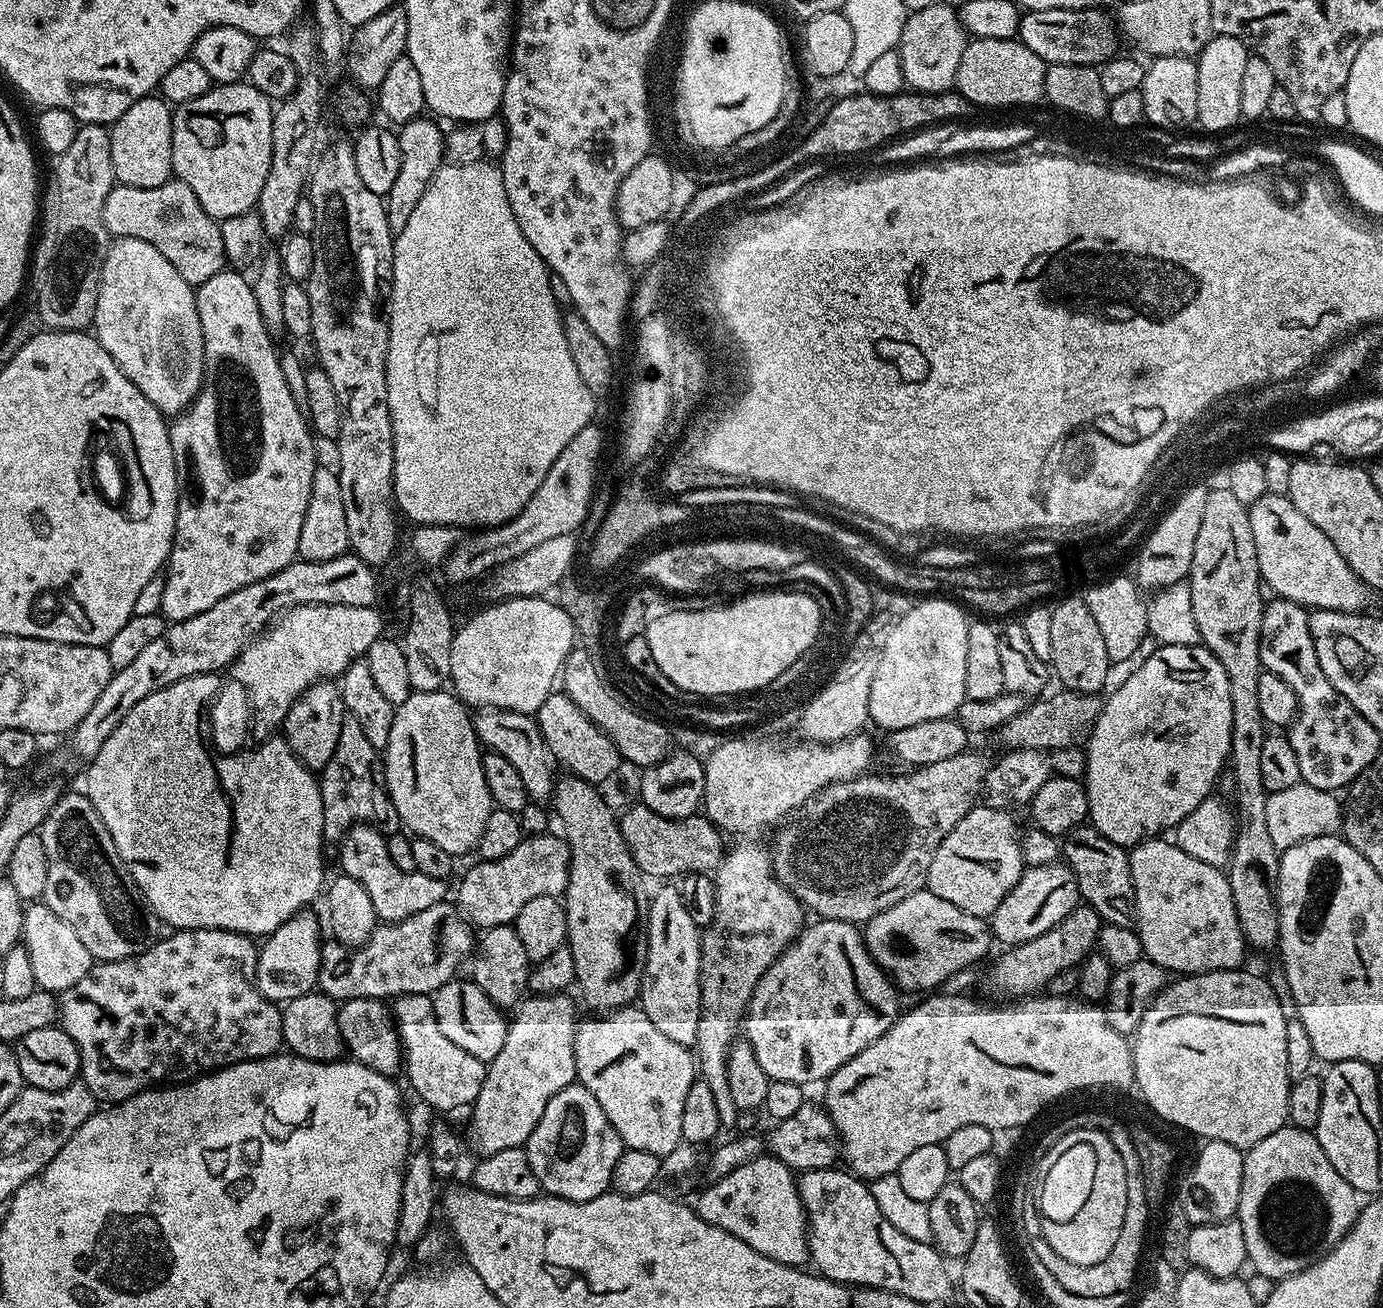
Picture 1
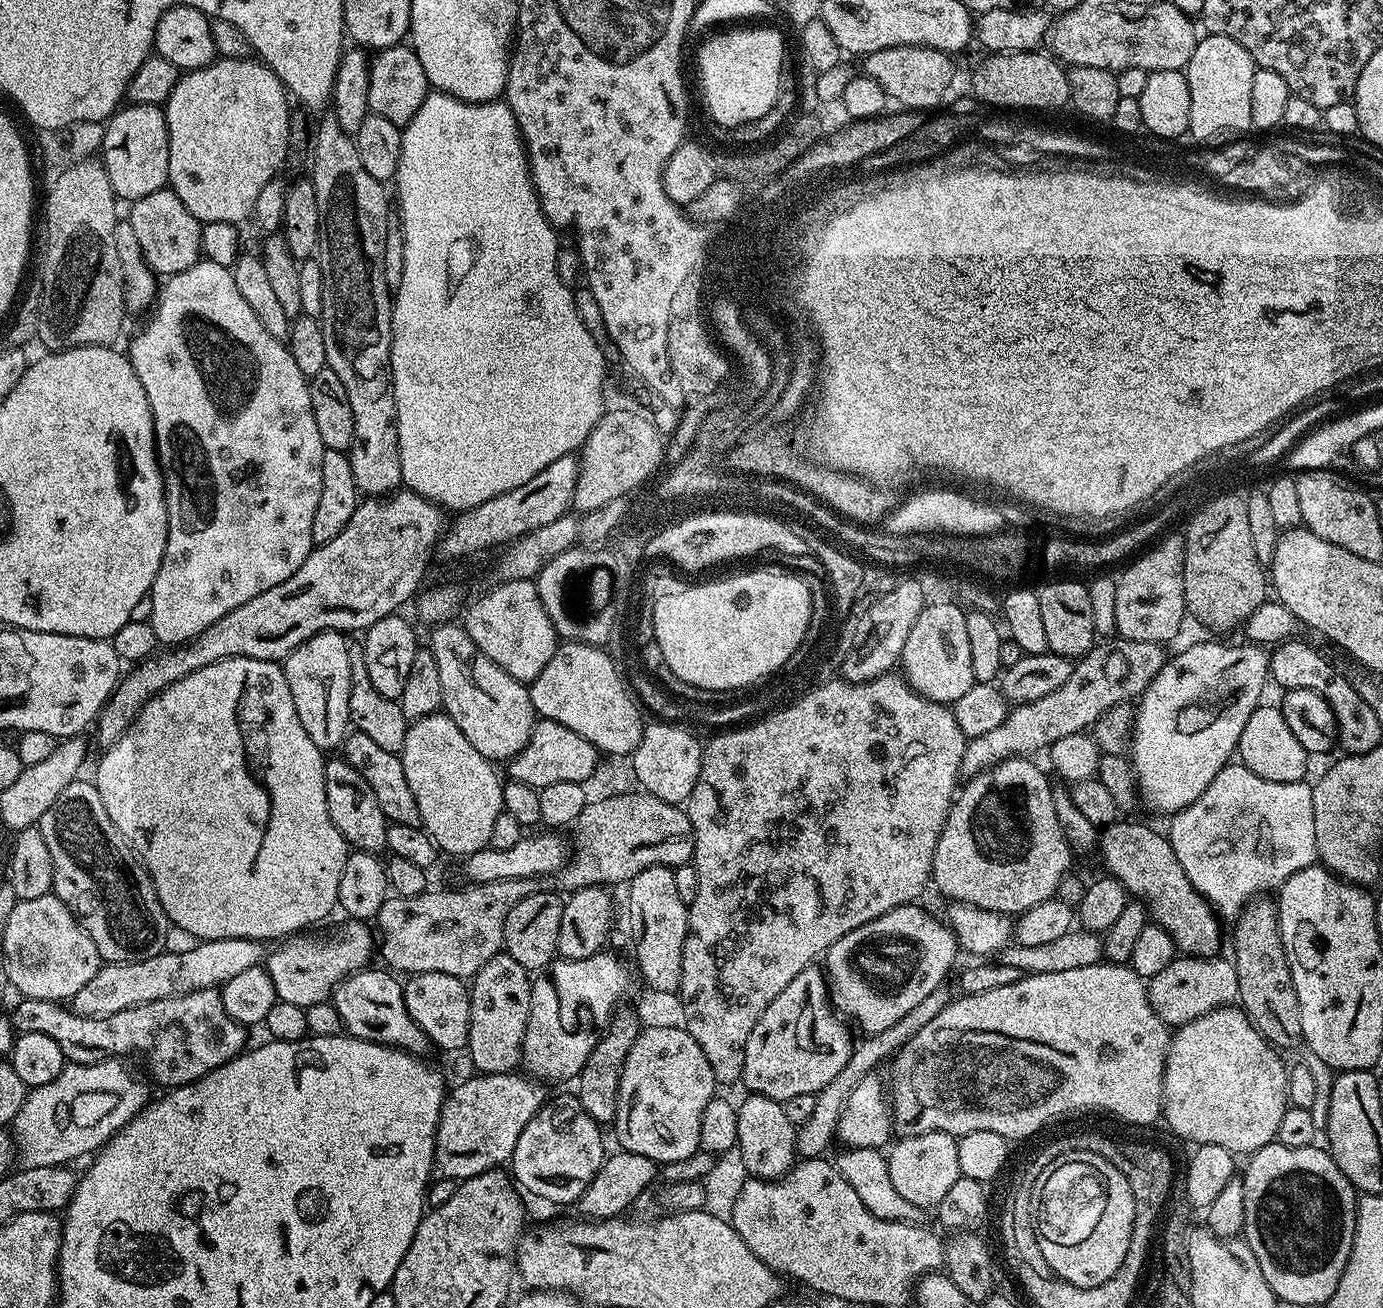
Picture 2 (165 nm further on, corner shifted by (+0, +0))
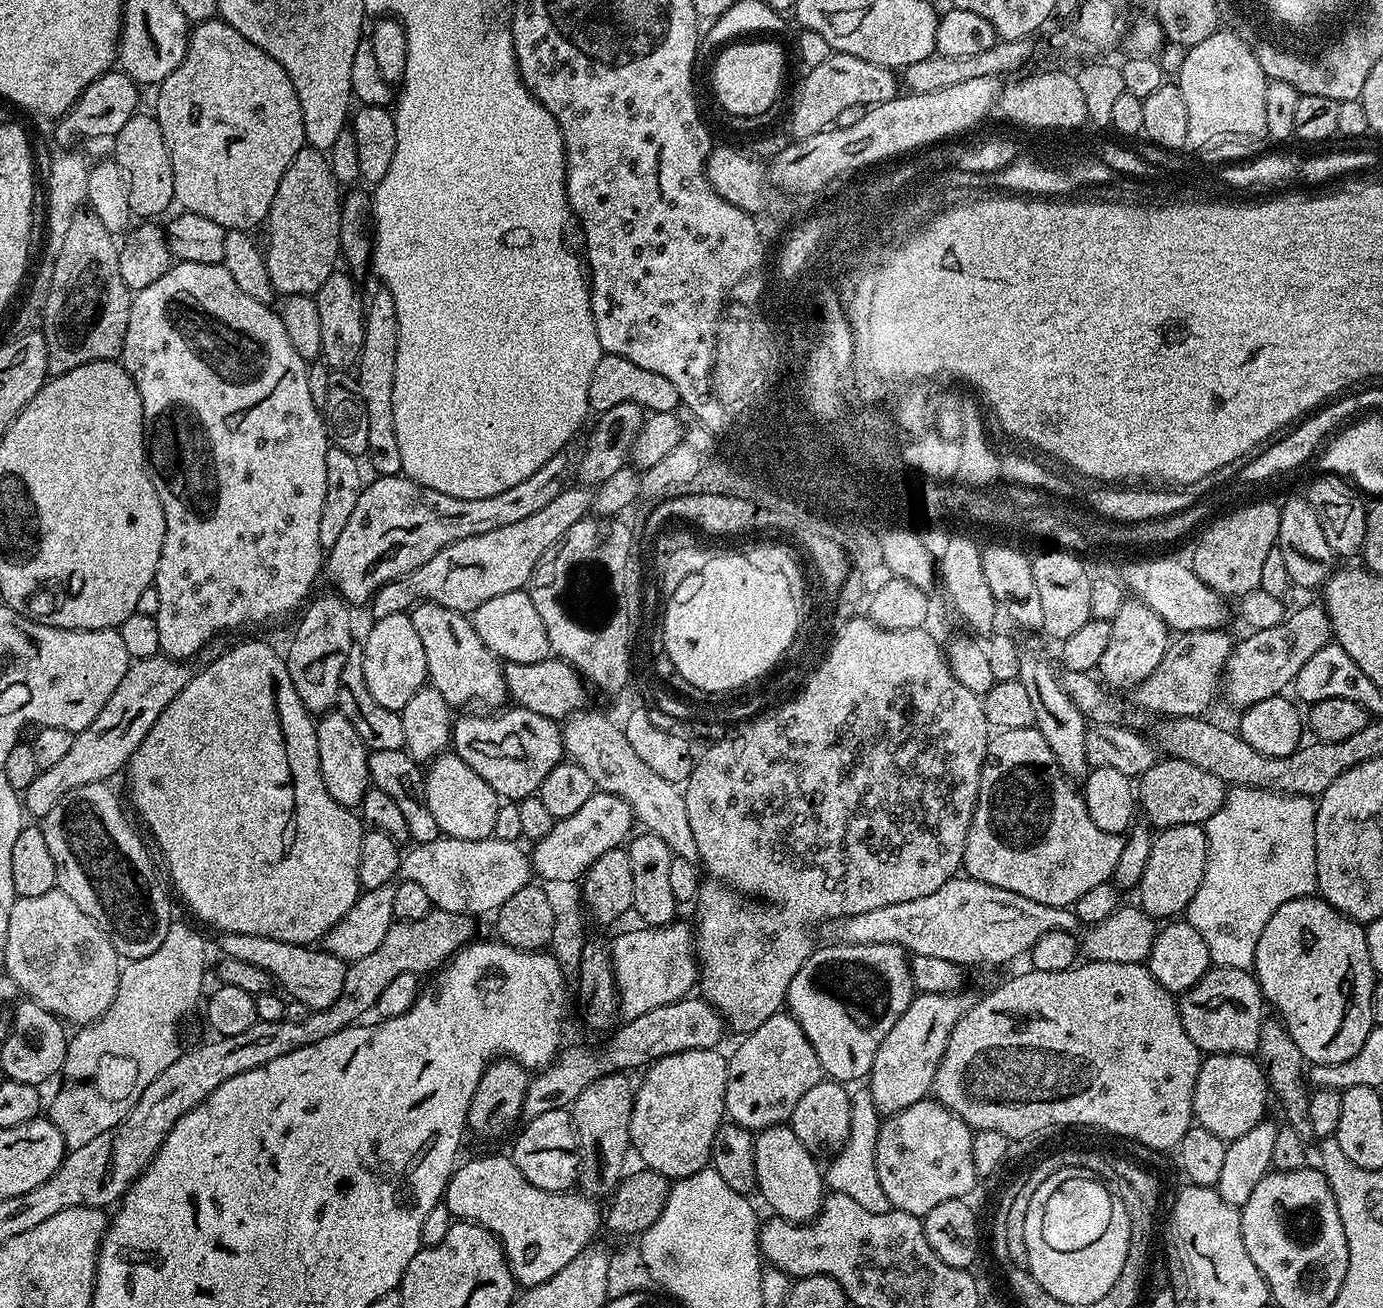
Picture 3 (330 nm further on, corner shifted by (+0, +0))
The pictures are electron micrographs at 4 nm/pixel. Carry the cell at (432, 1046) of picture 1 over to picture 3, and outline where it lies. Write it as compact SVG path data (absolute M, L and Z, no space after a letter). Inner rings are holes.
M233 932L221 935L219 939L221 953L224 956L238 958L238 962L250 962L250 966L266 970L266 974L270 974L279 987L281 984L285 988L283 991L291 999L302 1002L310 1010L329 1008L331 1004L338 1002L338 994L342 994L342 982L346 978L348 964L325 951L323 947L287 944L274 938Z

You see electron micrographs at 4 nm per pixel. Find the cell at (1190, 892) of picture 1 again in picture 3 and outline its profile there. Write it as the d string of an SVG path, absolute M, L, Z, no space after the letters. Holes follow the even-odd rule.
M1034 726L1030 728L1006 728L997 731L988 741L988 756L982 766L980 775L980 785L978 786L978 802L974 806L974 814L970 822L970 830L966 838L966 850L964 851L963 871L972 880L986 882L990 886L1002 886L1002 890L1014 890L1014 894L1022 894L1022 898L1034 898L1034 902L1042 902L1046 906L1058 906L1066 908L1075 905L1086 890L1091 890L1093 886L1109 883L1115 877L1118 858L1122 858L1122 846L1124 836L1118 832L1107 832L1098 830L1094 826L1094 818L1086 810L1086 802L1083 795L1078 791L1077 785L1069 780L1068 775L1058 766L1054 758L1054 750L1046 746L1046 738Z

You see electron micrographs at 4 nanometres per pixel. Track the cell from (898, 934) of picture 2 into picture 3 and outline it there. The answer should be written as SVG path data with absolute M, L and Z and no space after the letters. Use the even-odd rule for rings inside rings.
M831 942L825 948L817 947L811 954L810 958L806 958L806 962L802 966L802 970L798 970L798 974L794 974L794 982L790 982L790 990L788 991L788 999L786 1001L787 1011L802 1026L802 1030L806 1034L806 1038L810 1042L810 1046L814 1046L814 1054L818 1058L820 1067L825 1077L831 1078L837 1082L849 1082L848 1080L860 1080L869 1075L874 1066L874 1058L878 1054L878 1050L882 1046L882 1042L886 1038L886 1034L890 1034L890 1030L894 1026L894 1022L898 1022L898 1018L902 1018L902 1014L910 1006L914 989L912 987L912 966L910 963L909 953L903 948L899 948L896 944L841 944L839 942Z

